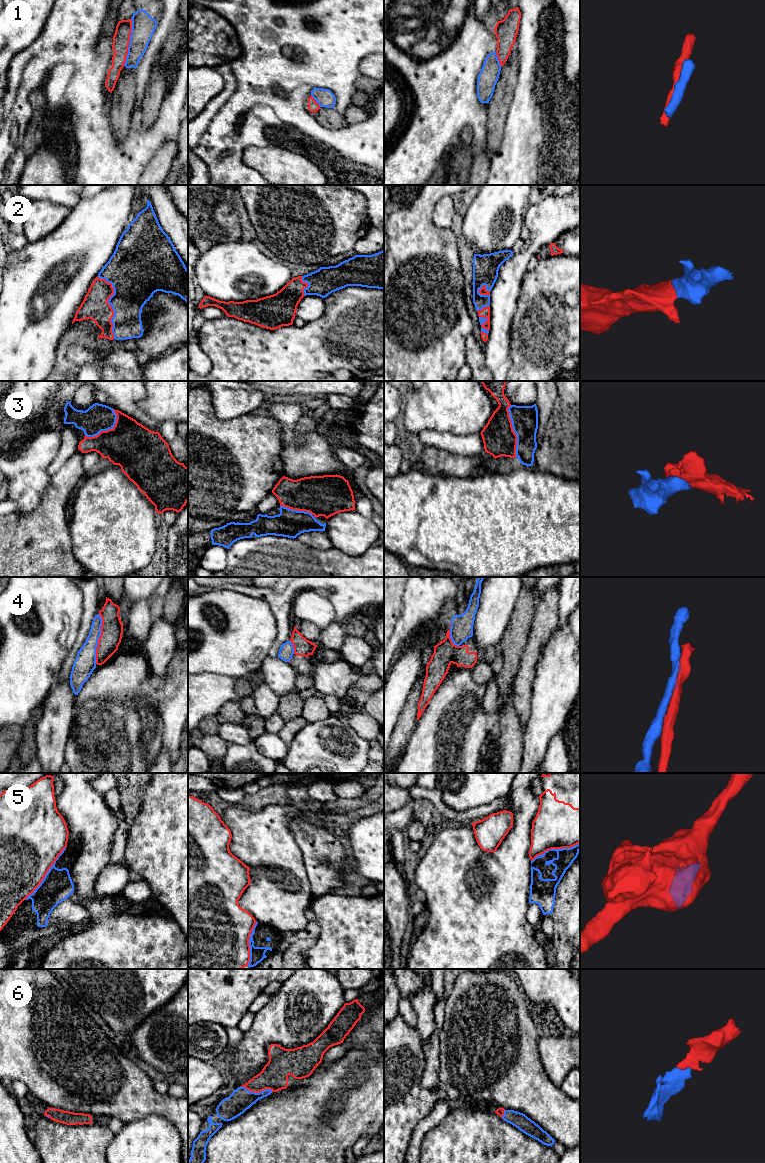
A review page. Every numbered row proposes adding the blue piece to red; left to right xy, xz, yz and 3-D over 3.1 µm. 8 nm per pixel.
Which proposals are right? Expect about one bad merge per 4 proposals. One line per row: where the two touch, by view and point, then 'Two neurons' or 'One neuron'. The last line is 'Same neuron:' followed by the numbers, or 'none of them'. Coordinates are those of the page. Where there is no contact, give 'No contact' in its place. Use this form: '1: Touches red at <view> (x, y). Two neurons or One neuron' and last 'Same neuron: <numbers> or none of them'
1: Touches red at xy (129, 41). Two neurons
2: Touches red at xy (109, 304). One neuron
3: Touches red at yz (513, 431). One neuron
4: Touches red at xy (99, 639). Two neurons
5: Touches red at xy (46, 873). Two neurons
6: Touches red at xz (256, 1092). One neuron
Same neuron: 2, 3, 6

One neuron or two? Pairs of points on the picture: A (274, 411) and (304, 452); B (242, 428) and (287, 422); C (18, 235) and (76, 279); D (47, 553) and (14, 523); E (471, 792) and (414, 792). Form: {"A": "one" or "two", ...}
{"A": "one", "B": "two", "C": "two", "D": "one", "E": "two"}

